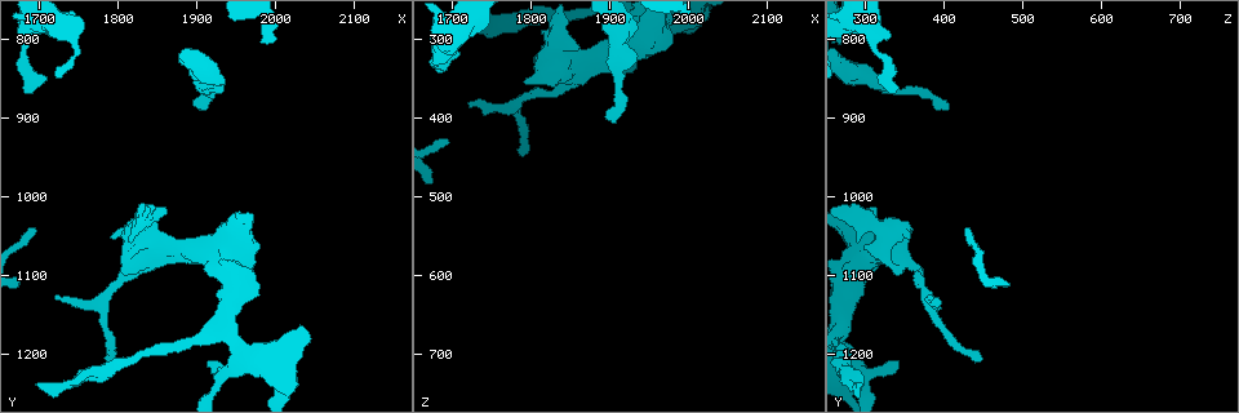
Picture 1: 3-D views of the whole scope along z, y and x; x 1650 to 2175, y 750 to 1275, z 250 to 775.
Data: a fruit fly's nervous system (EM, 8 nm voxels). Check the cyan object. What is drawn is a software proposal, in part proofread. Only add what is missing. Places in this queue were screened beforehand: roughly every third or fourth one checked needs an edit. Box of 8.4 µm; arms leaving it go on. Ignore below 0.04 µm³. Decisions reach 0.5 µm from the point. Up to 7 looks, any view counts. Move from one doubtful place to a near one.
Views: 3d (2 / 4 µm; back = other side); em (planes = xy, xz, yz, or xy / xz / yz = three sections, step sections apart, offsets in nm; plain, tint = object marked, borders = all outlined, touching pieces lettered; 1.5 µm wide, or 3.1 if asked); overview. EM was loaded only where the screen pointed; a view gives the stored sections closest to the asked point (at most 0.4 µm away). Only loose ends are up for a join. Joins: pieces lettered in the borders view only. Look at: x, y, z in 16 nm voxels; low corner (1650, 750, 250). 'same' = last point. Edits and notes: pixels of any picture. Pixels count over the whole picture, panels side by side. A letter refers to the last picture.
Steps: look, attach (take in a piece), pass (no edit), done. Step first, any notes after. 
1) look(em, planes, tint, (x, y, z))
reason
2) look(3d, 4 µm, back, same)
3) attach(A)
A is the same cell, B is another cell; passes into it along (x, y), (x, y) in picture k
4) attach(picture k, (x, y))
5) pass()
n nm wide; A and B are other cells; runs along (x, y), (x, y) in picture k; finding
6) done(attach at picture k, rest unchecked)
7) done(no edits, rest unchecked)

look(3d, 2 µm, (1705, 850, 315))
an open end

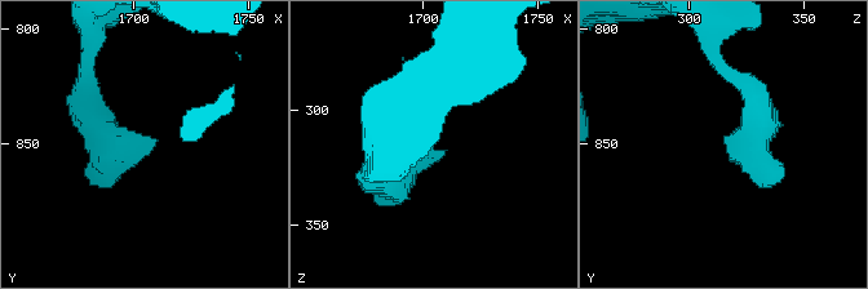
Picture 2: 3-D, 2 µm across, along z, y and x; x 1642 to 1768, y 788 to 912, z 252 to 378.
look(em, yz, step 8, borders, (1708, 848, 317))

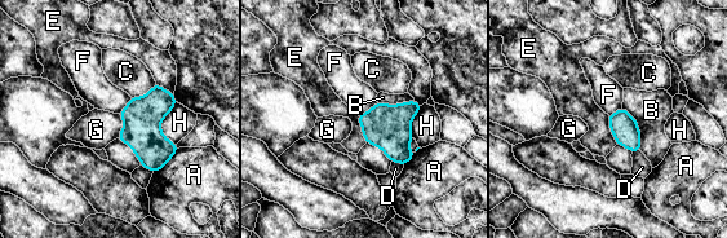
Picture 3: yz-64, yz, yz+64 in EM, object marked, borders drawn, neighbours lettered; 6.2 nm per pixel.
look(em, xy, step 8, borders, same)
cut it another way

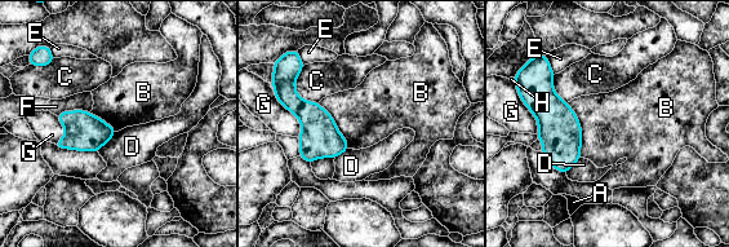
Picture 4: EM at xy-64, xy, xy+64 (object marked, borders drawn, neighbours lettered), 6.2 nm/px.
pass()
A, B, C, D, E, F, G and H are other cells; border along (89, 111), (65, 110), (56, 115) in picture 4; none of them fits

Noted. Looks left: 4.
look(em, planes, borders, (1725, 1130, 380))
an open end

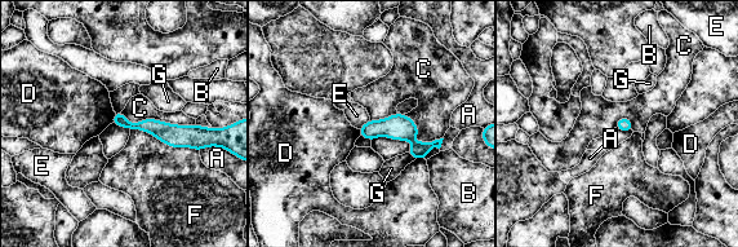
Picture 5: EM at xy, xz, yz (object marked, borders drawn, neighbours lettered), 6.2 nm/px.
pass()
A, B, C, D, E, F and G are other cells; border along (369, 119), (359, 128) in picture 5; none of them fits

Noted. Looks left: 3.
look(3d, 2 µm, back, (1790, 1210, 445))
tapers out

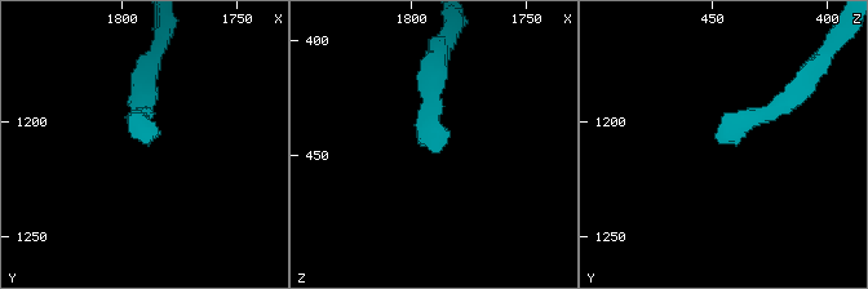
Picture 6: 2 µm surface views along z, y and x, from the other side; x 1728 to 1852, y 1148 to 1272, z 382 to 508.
look(em, xy, step 4, tint, (1788, 1210, 445))
now the EM

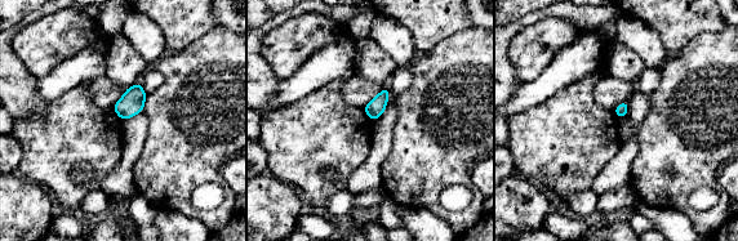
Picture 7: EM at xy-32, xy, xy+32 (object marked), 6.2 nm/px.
look(em, planes, borders, same)

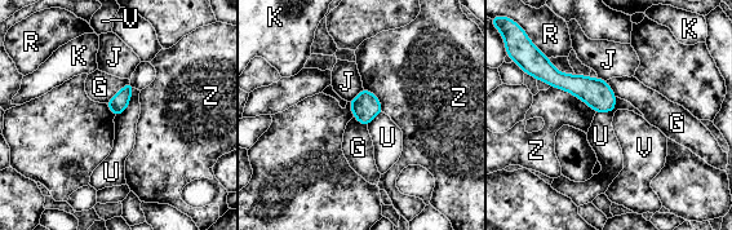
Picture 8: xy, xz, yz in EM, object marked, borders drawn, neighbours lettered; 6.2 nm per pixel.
pass()
G, J, K, R, U, V and Z are other cells; runs along (544, 76), (584, 87), (612, 105) in picture 8; none of them fits

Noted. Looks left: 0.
done(no edits, rest unchecked)

